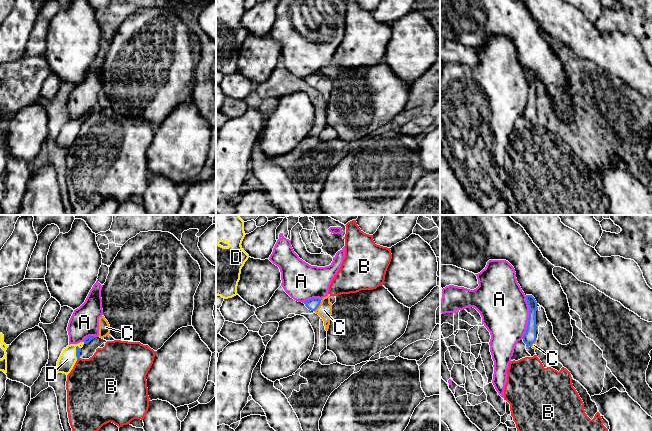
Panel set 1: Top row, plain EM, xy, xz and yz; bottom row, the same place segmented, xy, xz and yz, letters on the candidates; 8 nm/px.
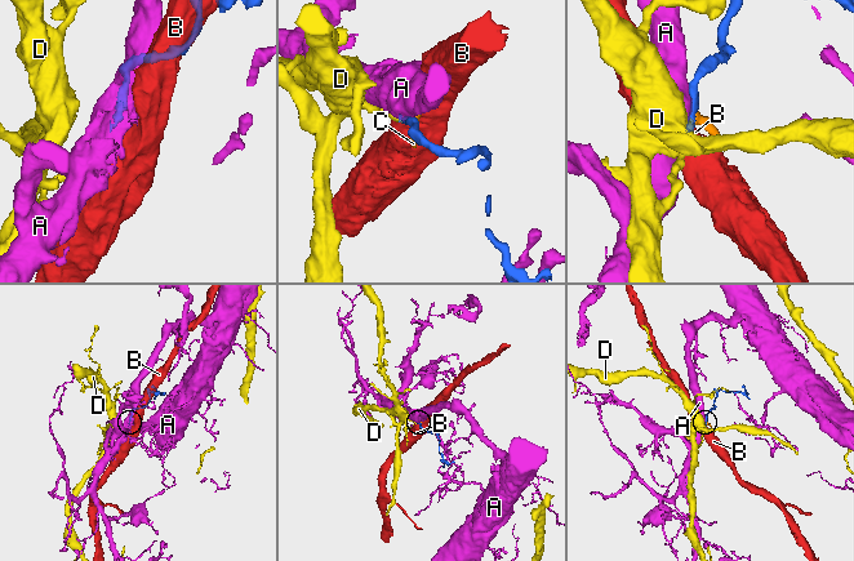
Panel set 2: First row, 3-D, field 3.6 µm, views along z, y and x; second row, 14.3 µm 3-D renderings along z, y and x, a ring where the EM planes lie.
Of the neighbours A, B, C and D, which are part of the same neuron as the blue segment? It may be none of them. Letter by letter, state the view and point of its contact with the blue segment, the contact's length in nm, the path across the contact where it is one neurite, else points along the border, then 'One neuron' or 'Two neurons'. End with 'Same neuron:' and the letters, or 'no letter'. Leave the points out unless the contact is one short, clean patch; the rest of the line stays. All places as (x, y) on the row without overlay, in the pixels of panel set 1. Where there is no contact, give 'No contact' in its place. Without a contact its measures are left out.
A: Touches blue at yz (529, 93). Shared border 340 nm. Two neurons
B: Touches blue at xy (78, 134). Shared border 40 nm. Boundary: xy (79, 133), (77, 136). Two neurons
C: Touches blue at xz (319, 80). Shared border 120 nm. Path across: xz (312, 80), (319, 80), (324, 86). One neuron
D: Touches blue at xy (76, 128). Shared border 120 nm. Path across: xy (78, 126), (76, 128), (67, 135). One neuron
Same neuron: C, D

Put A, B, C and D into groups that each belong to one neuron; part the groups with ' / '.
A / B / C D

